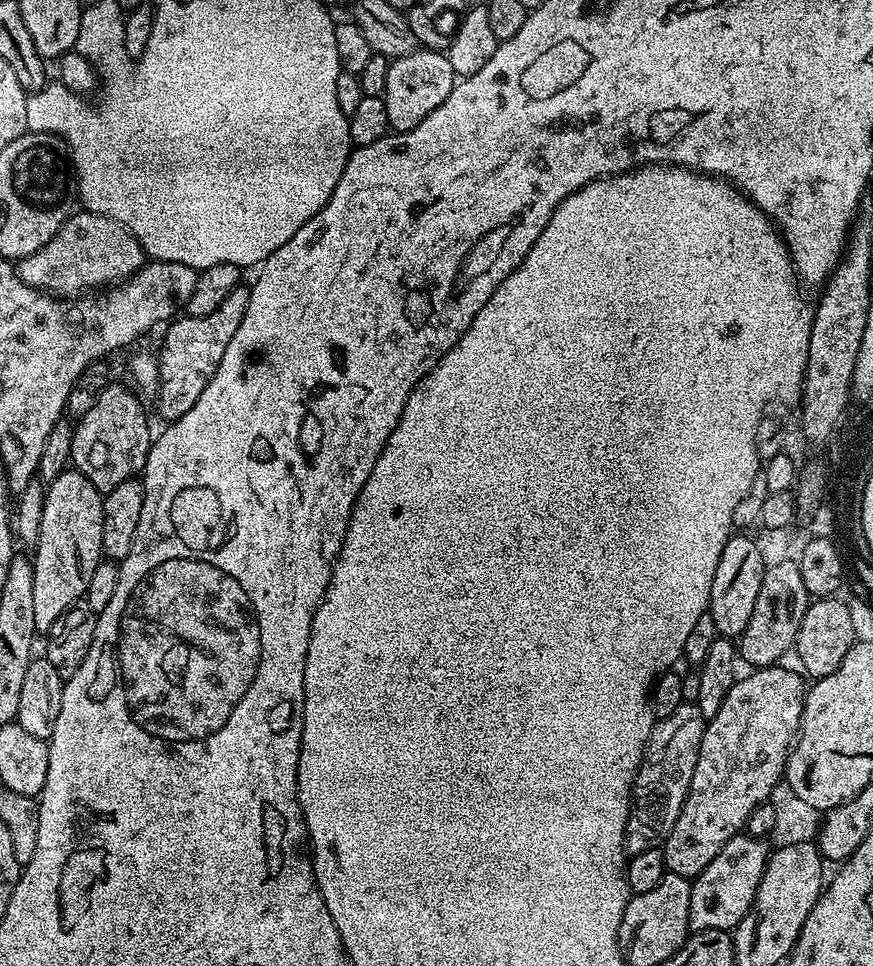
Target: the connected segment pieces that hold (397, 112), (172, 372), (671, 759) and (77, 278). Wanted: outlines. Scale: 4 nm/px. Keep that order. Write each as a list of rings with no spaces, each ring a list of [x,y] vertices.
[[[417,50],[397,56],[388,65],[386,74],[386,90],[383,97],[386,102],[386,118],[389,129],[393,133],[409,132],[422,122],[451,94],[453,86],[458,82],[455,70],[450,66],[447,55],[443,51]]]
[[[237,286],[226,294],[226,302],[214,310],[214,314],[205,316],[181,315],[173,319],[163,329],[164,341],[160,344],[158,359],[160,362],[160,385],[156,388],[154,399],[156,408],[164,422],[182,418],[194,402],[202,395],[202,390],[214,378],[214,370],[218,370],[218,362],[222,362],[222,354],[226,354],[226,346],[230,346],[230,338],[234,338],[234,330],[242,326],[242,318],[246,314],[246,306],[250,302],[250,291],[247,287]]]
[[[695,702],[680,704],[678,710],[674,710],[674,714],[653,723],[652,733],[644,746],[640,772],[632,784],[632,807],[628,810],[628,821],[624,831],[624,847],[629,853],[642,854],[642,850],[661,847],[670,830],[674,830],[674,822],[678,822],[678,814],[682,814],[682,806],[690,790],[690,778],[694,778],[694,766],[698,766],[698,750],[705,723],[702,711]]]
[[[80,210],[67,220],[62,226],[62,230],[58,230],[58,234],[54,234],[54,238],[50,238],[50,242],[46,242],[46,246],[42,246],[42,250],[19,261],[18,274],[22,278],[22,282],[26,282],[42,292],[59,294],[65,298],[75,298],[89,290],[100,290],[105,286],[115,286],[127,280],[144,263],[146,263],[144,248],[138,242],[138,238],[134,238],[134,234],[130,234],[126,230],[126,226],[122,226],[114,218],[104,216],[101,212]]]

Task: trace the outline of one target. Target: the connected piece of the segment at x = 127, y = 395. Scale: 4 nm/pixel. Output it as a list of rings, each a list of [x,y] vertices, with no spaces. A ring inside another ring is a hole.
[[[108,383],[102,394],[98,394],[98,402],[90,406],[90,410],[86,410],[84,416],[79,417],[78,423],[72,430],[71,467],[79,475],[86,477],[93,489],[101,494],[114,490],[118,482],[126,482],[143,473],[144,463],[154,439],[154,431],[152,432],[151,426],[148,425],[148,416],[144,413],[143,402],[140,401],[143,399],[127,383],[125,384]]]

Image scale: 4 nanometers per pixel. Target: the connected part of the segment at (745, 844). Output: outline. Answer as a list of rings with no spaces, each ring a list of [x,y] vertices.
[[[738,834],[730,838],[718,850],[714,862],[706,866],[692,880],[690,890],[690,922],[692,932],[702,930],[722,930],[727,932],[742,922],[745,914],[752,909],[754,894],[758,890],[758,882],[762,882],[764,868],[768,864],[770,848],[764,845],[761,837],[751,834]]]

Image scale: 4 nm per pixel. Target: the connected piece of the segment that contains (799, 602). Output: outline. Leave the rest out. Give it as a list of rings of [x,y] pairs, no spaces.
[[[795,559],[767,565],[758,599],[754,602],[754,614],[750,614],[746,630],[738,637],[739,659],[752,664],[748,666],[753,669],[779,665],[783,661],[780,659],[793,651],[798,626],[802,626],[809,603],[806,582],[802,582],[802,570]]]

